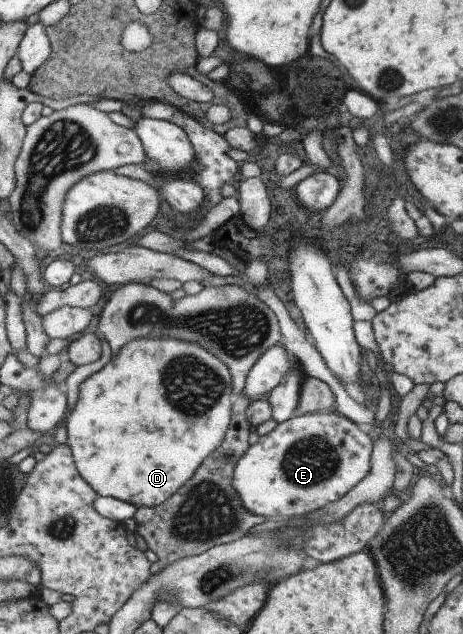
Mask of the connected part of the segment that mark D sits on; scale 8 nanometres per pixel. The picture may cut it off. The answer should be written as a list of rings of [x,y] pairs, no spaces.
[[[152,336],[124,346],[118,357],[80,384],[78,402],[67,418],[67,444],[84,480],[102,497],[155,508],[172,499],[228,435],[235,392],[230,368],[199,343]]]

